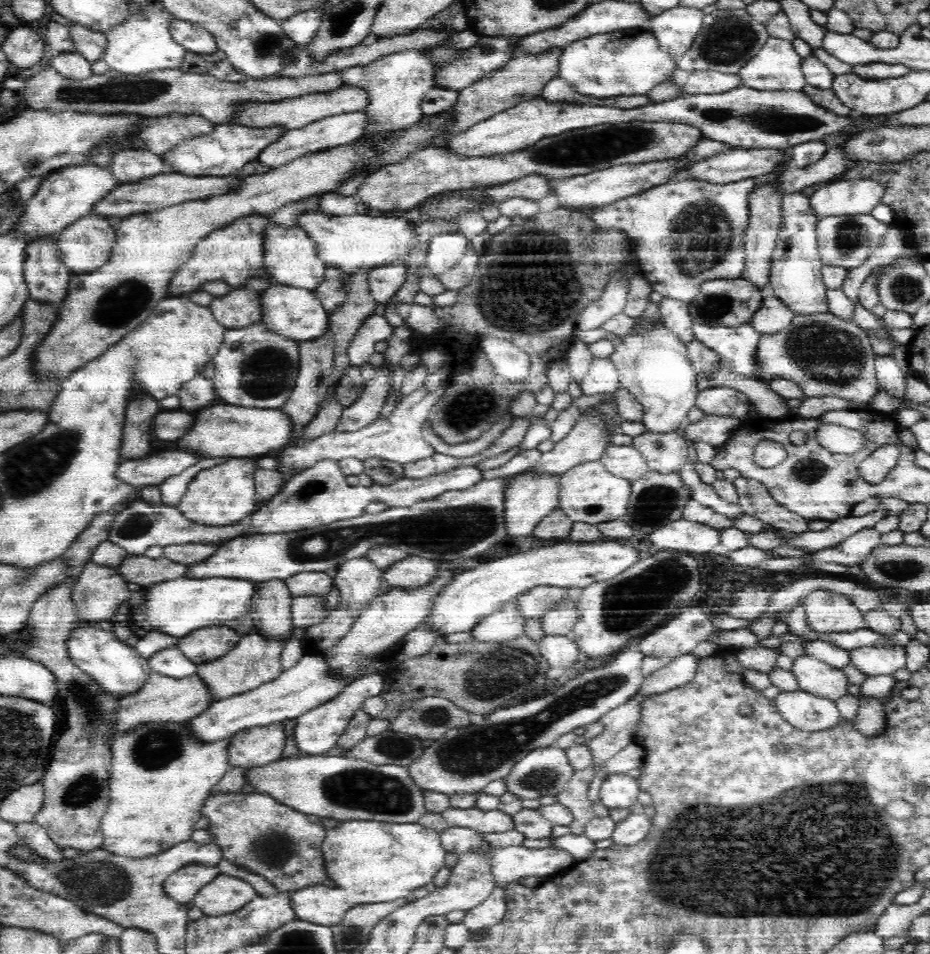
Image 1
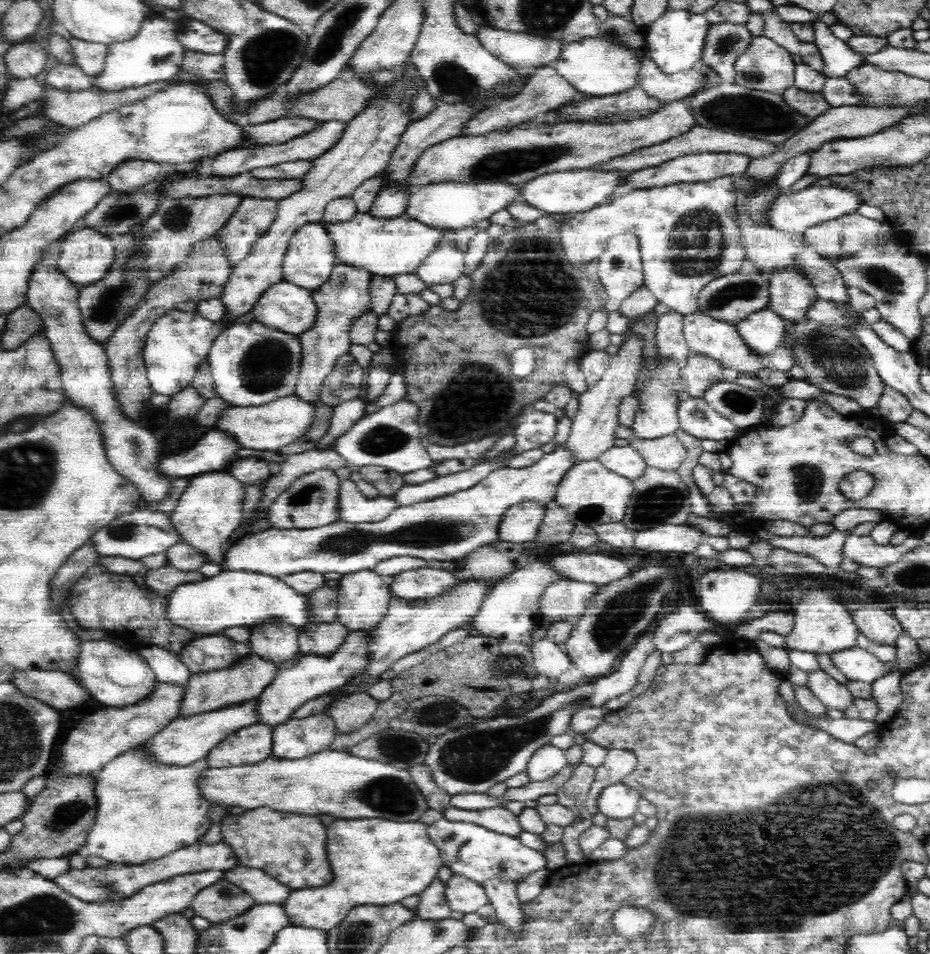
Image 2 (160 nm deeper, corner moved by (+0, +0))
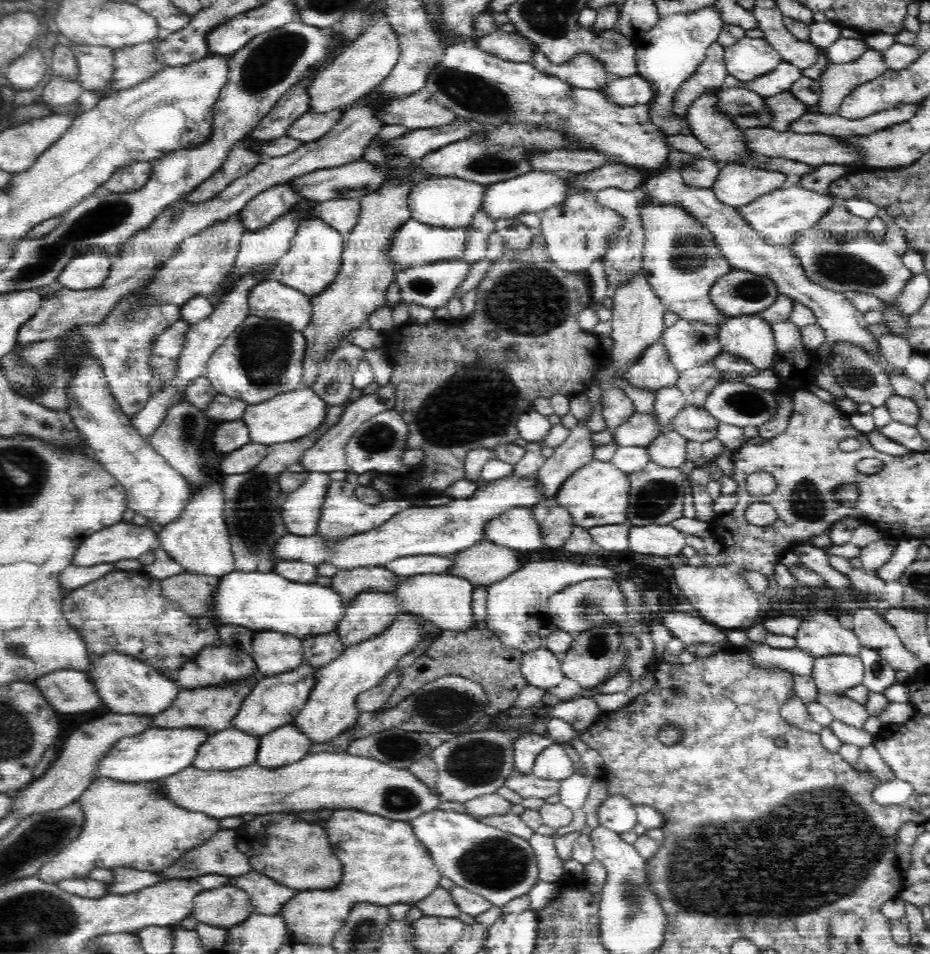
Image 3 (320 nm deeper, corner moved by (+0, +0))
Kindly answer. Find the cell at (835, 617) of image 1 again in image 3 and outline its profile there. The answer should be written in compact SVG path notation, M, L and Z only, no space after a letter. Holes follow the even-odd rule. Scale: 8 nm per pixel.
M819 610L802 618L802 624L796 632L796 644L813 657L826 655L859 656L859 638L852 629L846 629L838 623L838 617Z

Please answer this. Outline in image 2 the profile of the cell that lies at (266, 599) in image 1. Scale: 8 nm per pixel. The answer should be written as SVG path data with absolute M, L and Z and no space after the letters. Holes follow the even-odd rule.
M267 621L266 624L254 624L249 638L251 652L272 660L278 667L286 660L297 656L300 659L298 635L295 626L281 621Z

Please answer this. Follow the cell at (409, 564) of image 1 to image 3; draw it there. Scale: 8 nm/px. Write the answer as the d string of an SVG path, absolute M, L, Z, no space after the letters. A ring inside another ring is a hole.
M448 573L420 574L401 580L396 595L402 599L407 613L414 613L436 628L446 630L470 630L475 628L476 619L472 615L473 593L475 589L469 580Z

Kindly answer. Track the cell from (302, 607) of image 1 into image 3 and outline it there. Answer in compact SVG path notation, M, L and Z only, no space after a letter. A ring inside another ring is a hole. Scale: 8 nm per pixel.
M386 565L358 567L352 571L338 570L332 577L332 590L350 604L359 594L372 590L374 593L389 593L396 596L396 588L402 578L390 571Z

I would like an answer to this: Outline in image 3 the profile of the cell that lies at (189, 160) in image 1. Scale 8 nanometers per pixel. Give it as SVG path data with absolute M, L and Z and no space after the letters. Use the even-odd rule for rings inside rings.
M338 109L324 113L306 112L288 128L286 135L304 142L318 140L342 120L344 113Z

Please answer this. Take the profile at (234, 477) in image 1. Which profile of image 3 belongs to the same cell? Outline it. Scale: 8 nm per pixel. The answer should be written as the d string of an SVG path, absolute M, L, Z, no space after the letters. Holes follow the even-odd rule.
M206 482L196 489L182 514L167 524L159 534L162 550L182 567L183 572L222 577L235 570L230 533L225 521L225 491L222 482Z

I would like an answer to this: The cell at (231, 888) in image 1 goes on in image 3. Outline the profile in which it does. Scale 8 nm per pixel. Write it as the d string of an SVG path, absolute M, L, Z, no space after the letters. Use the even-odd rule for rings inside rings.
M228 884L198 894L193 900L191 916L203 924L228 930L251 913L254 909L247 892Z

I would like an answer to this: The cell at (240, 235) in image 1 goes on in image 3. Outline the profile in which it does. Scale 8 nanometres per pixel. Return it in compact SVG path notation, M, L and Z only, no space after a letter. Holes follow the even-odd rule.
M288 182L282 183L254 196L239 212L238 218L242 219L246 231L258 231L285 215L301 197Z

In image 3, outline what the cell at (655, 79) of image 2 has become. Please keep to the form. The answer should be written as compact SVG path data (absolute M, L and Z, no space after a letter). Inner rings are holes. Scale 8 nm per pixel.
M638 74L617 77L600 91L618 105L649 104L655 95L653 84Z

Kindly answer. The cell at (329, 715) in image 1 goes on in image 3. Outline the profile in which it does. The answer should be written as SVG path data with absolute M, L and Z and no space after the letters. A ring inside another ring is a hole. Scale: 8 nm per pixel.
M293 723L275 728L260 737L260 747L253 764L261 765L262 768L282 768L283 765L298 762L307 755L313 743Z

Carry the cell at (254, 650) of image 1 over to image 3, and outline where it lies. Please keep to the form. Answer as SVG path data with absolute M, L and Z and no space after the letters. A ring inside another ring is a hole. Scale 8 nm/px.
M259 670L243 680L227 681L226 684L203 685L200 688L181 687L176 700L164 712L153 715L153 726L158 728L206 728L209 734L231 727L231 720L240 710L243 700L252 691L258 680L263 678Z

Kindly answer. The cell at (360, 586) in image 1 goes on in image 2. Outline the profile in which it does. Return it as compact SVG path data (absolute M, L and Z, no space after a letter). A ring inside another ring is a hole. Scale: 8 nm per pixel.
M360 570L342 575L338 585L339 600L337 619L349 632L368 632L382 622L390 603L394 600L389 579L375 570Z

